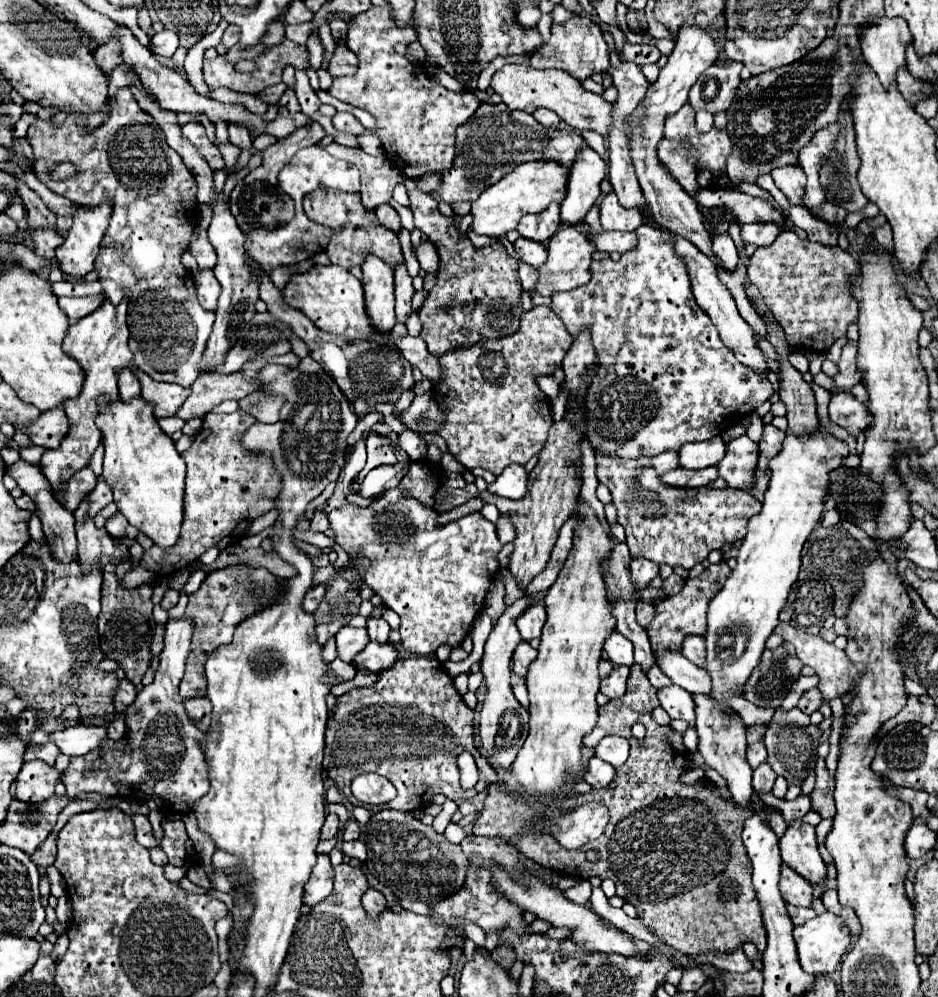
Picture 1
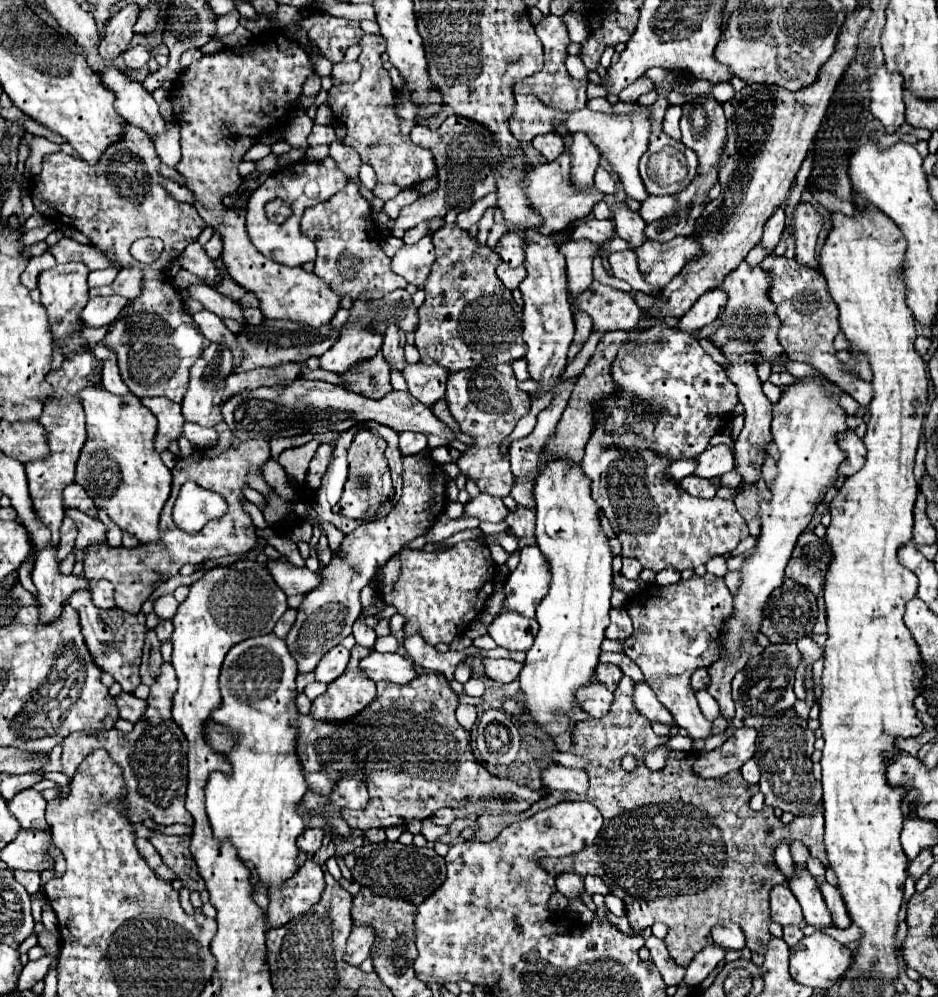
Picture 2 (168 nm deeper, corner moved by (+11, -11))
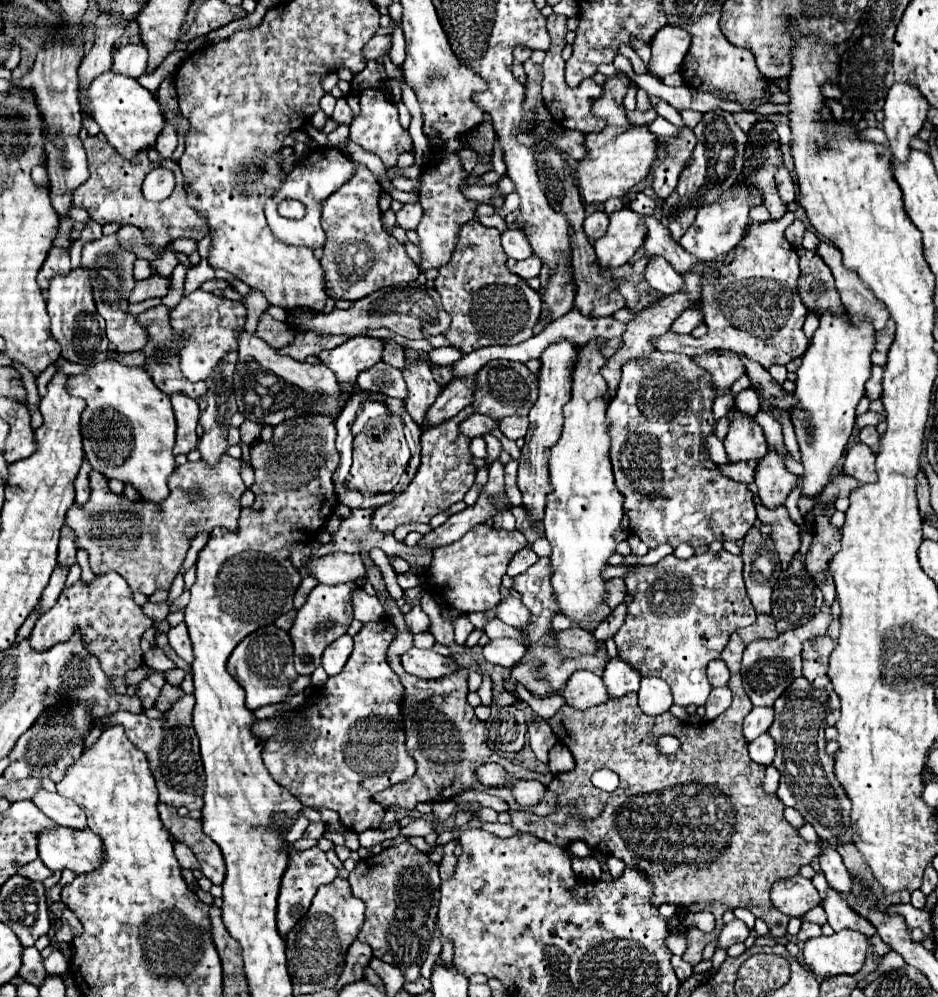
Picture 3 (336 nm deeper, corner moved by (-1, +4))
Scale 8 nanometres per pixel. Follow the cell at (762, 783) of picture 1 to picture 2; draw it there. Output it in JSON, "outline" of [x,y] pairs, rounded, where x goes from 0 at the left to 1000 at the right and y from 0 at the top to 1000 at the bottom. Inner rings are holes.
{"outline":[[[800,761],[797,765],[793,765],[793,767],[791,767],[791,771],[789,771],[789,775],[791,775],[791,779],[793,779],[800,787],[808,787],[810,773],[808,773],[808,767],[806,767],[806,763],[804,763],[804,761]]]}

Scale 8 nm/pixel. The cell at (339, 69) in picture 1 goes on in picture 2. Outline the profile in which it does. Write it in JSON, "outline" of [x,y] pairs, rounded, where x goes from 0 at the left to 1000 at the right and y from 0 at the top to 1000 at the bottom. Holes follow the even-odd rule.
{"outline":[[[362,61],[354,67],[354,79],[358,81],[365,81],[365,83],[375,83],[384,77],[384,63],[382,61],[375,61],[375,63],[369,63],[369,61]]]}

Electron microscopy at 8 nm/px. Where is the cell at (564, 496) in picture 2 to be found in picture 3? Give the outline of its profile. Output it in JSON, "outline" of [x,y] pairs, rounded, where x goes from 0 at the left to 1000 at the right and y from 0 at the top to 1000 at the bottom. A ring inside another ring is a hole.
{"outline":[[[644,339],[631,341],[629,345],[616,347],[616,365],[612,365],[612,377],[610,377],[610,399],[601,407],[601,429],[599,437],[586,451],[586,481],[591,487],[591,493],[584,497],[582,504],[582,518],[580,518],[580,530],[582,540],[588,546],[588,588],[593,594],[593,602],[597,606],[597,614],[612,620],[614,628],[627,630],[625,618],[635,612],[638,606],[644,602],[644,588],[646,584],[640,580],[640,572],[646,568],[646,560],[650,560],[657,552],[655,534],[661,528],[661,522],[665,518],[663,504],[665,497],[659,493],[652,477],[652,465],[650,465],[650,437],[648,437],[648,421],[646,411],[650,401],[646,401],[646,381],[642,379],[640,371],[646,367],[646,359],[640,355],[640,347],[644,345]]]}

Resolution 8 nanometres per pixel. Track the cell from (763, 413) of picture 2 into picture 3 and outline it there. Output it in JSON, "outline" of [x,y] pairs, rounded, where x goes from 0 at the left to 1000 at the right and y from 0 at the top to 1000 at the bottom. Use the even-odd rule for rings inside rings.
{"outline":[[[819,453],[806,471],[806,487],[812,506],[821,512],[836,508],[840,495],[849,489],[849,477],[838,473],[836,463],[827,453]]]}

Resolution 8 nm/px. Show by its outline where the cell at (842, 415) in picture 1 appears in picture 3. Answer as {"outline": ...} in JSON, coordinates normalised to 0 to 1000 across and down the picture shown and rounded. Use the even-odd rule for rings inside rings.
{"outline":[[[913,443],[900,461],[900,475],[915,481],[915,485],[928,485],[934,481],[934,469],[932,469],[934,457],[928,453],[928,449],[919,443]]]}

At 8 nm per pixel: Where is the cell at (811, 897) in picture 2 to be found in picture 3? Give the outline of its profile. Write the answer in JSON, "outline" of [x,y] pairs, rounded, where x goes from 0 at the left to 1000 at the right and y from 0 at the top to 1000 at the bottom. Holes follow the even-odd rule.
{"outline":[[[883,891],[883,899],[881,899],[881,903],[876,905],[876,911],[881,913],[881,917],[883,917],[883,927],[889,931],[889,935],[904,931],[904,933],[919,935],[919,937],[925,939],[925,941],[930,941],[930,939],[934,937],[934,931],[932,931],[923,921],[915,919],[915,917],[904,909],[904,905],[898,903],[896,897],[893,897],[891,893],[887,893],[887,891]]]}

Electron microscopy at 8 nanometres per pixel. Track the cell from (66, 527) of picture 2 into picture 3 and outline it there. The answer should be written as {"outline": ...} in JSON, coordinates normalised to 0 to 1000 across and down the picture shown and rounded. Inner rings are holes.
{"outline":[[[68,528],[64,534],[64,550],[62,550],[62,568],[75,570],[77,566],[81,566],[81,548],[79,548],[79,534]]]}

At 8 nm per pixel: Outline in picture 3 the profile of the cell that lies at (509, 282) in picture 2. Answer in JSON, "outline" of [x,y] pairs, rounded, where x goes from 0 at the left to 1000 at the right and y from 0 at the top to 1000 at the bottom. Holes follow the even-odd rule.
{"outline":[[[569,255],[565,259],[561,259],[561,261],[542,261],[539,263],[539,269],[544,273],[548,273],[550,277],[554,277],[557,281],[563,281],[563,279],[574,277],[576,275],[576,267],[578,267],[578,263]]]}

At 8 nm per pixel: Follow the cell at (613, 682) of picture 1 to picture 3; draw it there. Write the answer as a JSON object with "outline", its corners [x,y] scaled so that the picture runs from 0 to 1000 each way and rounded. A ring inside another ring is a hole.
{"outline":[[[618,672],[618,674],[612,674],[610,680],[606,682],[606,686],[599,694],[599,700],[603,702],[606,708],[625,712],[629,708],[648,704],[648,694],[646,694],[646,688],[642,686],[640,678]]]}

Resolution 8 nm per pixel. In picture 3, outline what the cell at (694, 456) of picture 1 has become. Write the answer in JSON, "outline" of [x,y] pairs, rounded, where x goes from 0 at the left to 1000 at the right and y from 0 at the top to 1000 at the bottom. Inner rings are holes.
{"outline":[[[785,409],[776,411],[778,429],[772,439],[772,449],[776,453],[778,463],[789,461],[806,461],[817,455],[817,439],[810,429],[810,425],[804,421],[804,417],[793,415]]]}

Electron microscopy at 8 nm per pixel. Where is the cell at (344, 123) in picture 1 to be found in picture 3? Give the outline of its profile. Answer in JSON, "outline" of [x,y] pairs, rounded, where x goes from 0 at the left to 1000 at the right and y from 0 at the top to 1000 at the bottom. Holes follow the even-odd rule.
{"outline":[[[382,164],[382,173],[345,203],[343,229],[348,233],[348,247],[341,265],[345,269],[350,299],[377,303],[403,289],[439,283],[448,275],[443,265],[435,259],[433,249],[407,229],[403,211],[405,191],[397,173]]]}

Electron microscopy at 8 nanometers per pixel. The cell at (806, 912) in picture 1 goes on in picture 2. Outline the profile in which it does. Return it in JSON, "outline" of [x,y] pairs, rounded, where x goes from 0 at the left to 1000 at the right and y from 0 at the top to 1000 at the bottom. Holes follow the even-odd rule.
{"outline":[[[836,930],[836,944],[842,948],[842,950],[846,950],[855,940],[857,940],[857,936],[855,936],[855,932],[853,930]]]}

